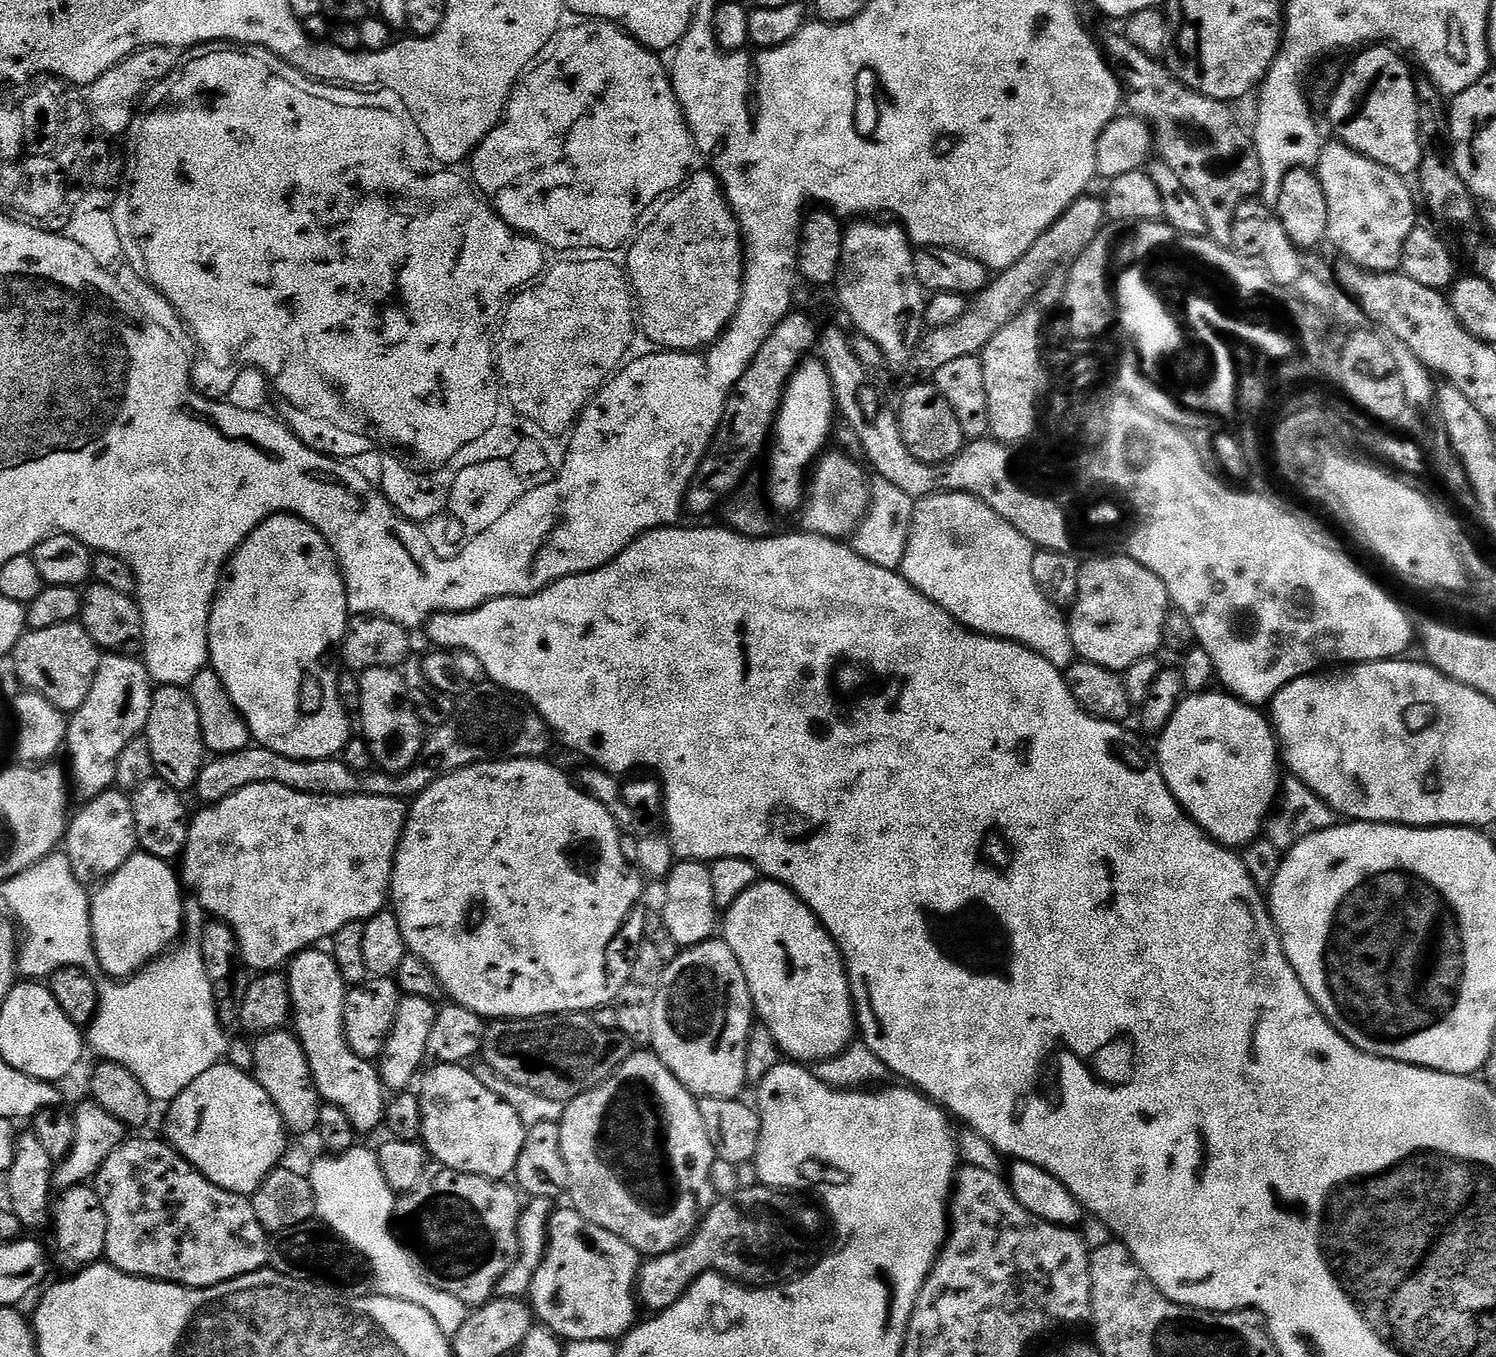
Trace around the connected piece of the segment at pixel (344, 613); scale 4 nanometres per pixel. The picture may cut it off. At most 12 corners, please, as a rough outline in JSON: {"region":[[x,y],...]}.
{"region":[[269,514],[228,557],[206,656],[259,747],[350,739],[348,590],[323,532]]}

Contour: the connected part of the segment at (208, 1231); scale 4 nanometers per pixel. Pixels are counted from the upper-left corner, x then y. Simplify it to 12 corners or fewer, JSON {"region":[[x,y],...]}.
{"region":[[163,1139],[94,1187],[107,1263],[213,1288],[267,1269],[251,1199]]}

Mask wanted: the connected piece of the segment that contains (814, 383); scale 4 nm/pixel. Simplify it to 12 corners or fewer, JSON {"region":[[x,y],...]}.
{"region":[[824,361],[786,386],[766,500],[799,513],[829,447],[836,399]]}

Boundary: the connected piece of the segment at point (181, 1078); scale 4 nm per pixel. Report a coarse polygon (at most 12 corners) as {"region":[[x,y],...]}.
{"region":[[199,943],[99,985],[86,1040],[171,1102],[225,1059]]}

